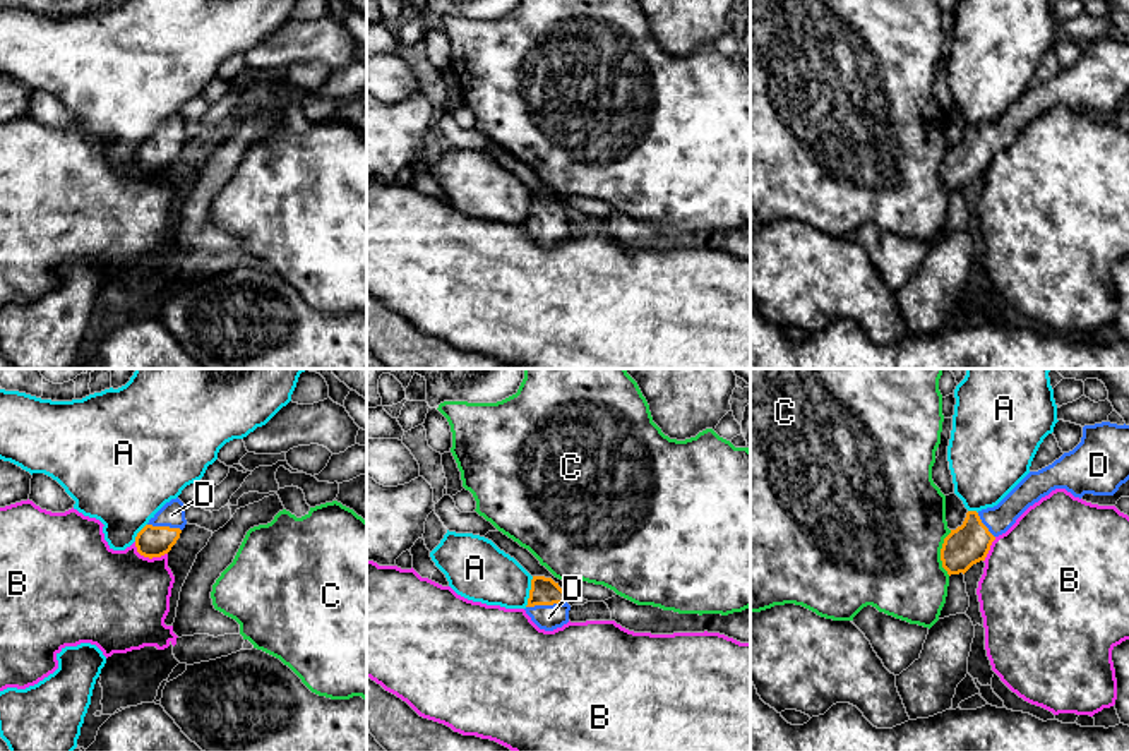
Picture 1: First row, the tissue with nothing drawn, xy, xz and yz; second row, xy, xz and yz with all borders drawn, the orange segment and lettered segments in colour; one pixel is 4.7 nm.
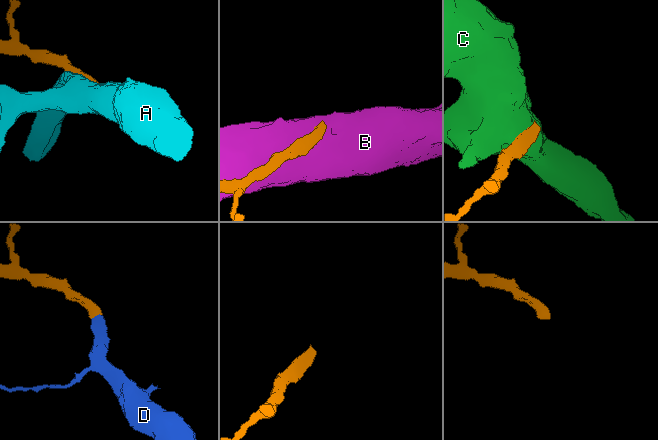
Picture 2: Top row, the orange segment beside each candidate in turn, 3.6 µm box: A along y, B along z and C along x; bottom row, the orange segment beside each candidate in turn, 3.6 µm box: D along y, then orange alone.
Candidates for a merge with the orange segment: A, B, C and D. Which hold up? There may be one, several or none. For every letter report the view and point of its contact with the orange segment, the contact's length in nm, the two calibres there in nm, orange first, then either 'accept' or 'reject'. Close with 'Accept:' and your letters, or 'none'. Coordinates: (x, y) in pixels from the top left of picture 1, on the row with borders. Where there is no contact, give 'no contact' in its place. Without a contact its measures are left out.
A: meets orange in xz at (530, 592); contact 150 nm long; 130 nm thick on the orange side, 280 nm on the other; reject
B: meets orange in xy at (148, 556); contact 170 nm long; 140 nm thick on the orange side, 460 nm on the other; reject
C: meets orange in yz at (941, 552); contact 220 nm long; 190 nm thick on the orange side, 500 nm on the other; reject
D: meets orange in xz at (545, 604); contact 190 nm long; 130 nm thick on the orange side, 120 nm on the other; accept
Accept: D

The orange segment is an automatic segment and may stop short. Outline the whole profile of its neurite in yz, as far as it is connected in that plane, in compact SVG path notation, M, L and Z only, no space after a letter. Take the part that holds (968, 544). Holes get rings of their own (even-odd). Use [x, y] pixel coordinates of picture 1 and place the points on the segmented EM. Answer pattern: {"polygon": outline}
{"polygon": "M1102 422L1083 427L1081 442L1064 453L1052 465L1030 472L997 506L982 511L968 511L961 526L951 530L941 549L942 568L947 574L966 573L973 564L985 561L992 542L1006 533L1016 520L1042 497L1055 489L1066 489L1074 497L1084 494L1114 496L1129 480L1129 425Z"}

